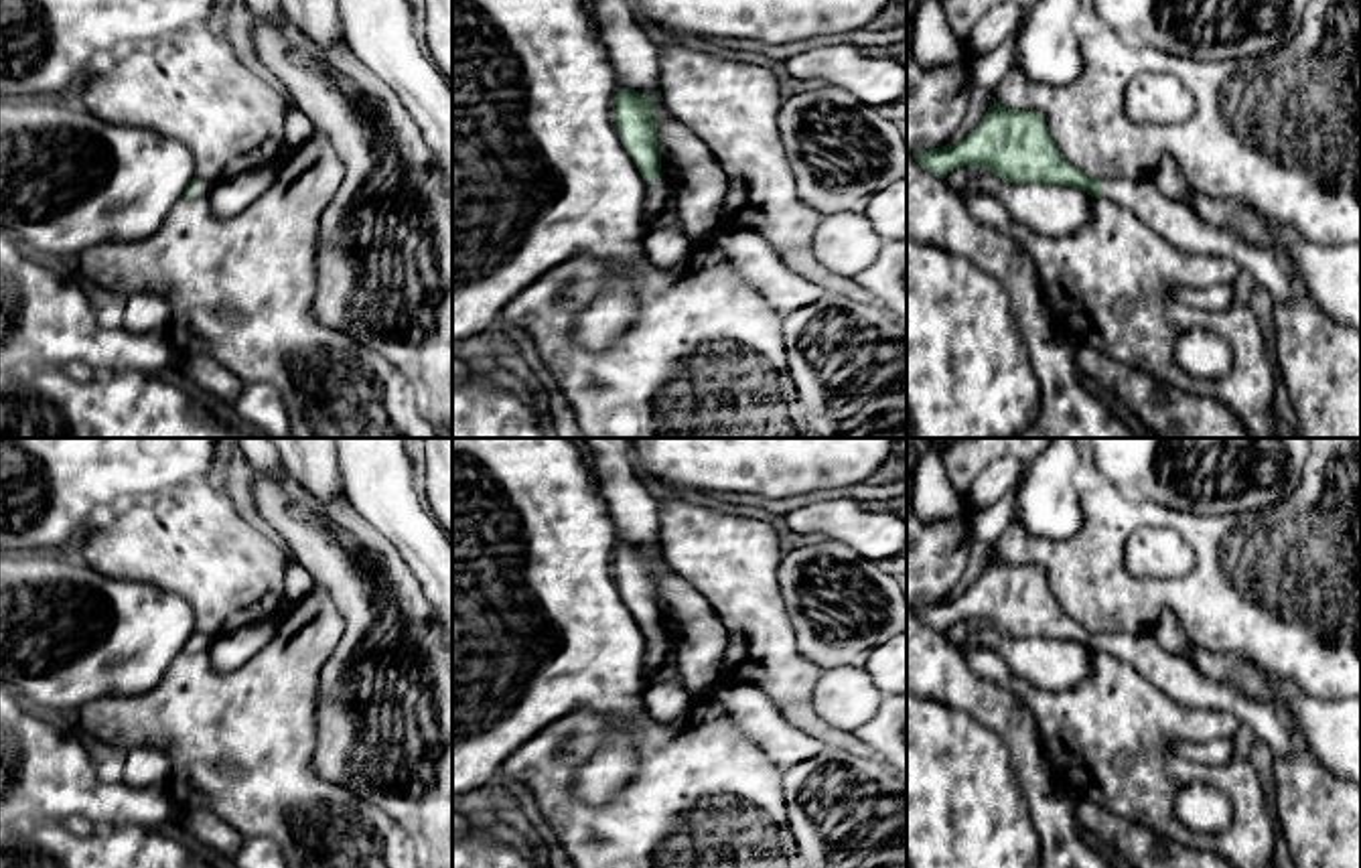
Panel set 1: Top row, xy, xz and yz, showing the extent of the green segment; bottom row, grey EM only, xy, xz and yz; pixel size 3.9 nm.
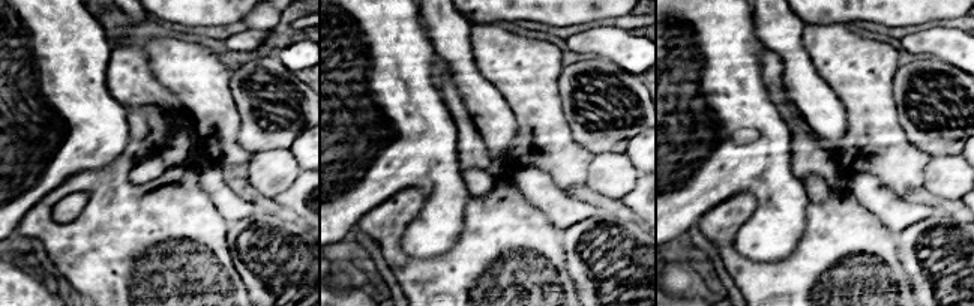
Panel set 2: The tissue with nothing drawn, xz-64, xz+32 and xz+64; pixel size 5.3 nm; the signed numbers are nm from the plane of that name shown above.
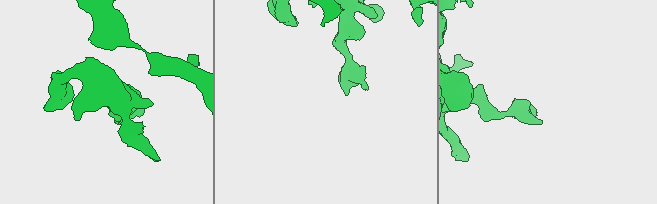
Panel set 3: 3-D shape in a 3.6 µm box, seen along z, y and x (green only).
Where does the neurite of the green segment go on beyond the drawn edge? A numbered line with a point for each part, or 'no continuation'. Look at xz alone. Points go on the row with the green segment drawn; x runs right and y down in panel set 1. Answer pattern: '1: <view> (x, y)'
1: xz (660, 211)

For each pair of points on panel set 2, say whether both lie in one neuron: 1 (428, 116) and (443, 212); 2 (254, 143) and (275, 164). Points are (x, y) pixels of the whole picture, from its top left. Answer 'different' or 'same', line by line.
1: same
2: different

